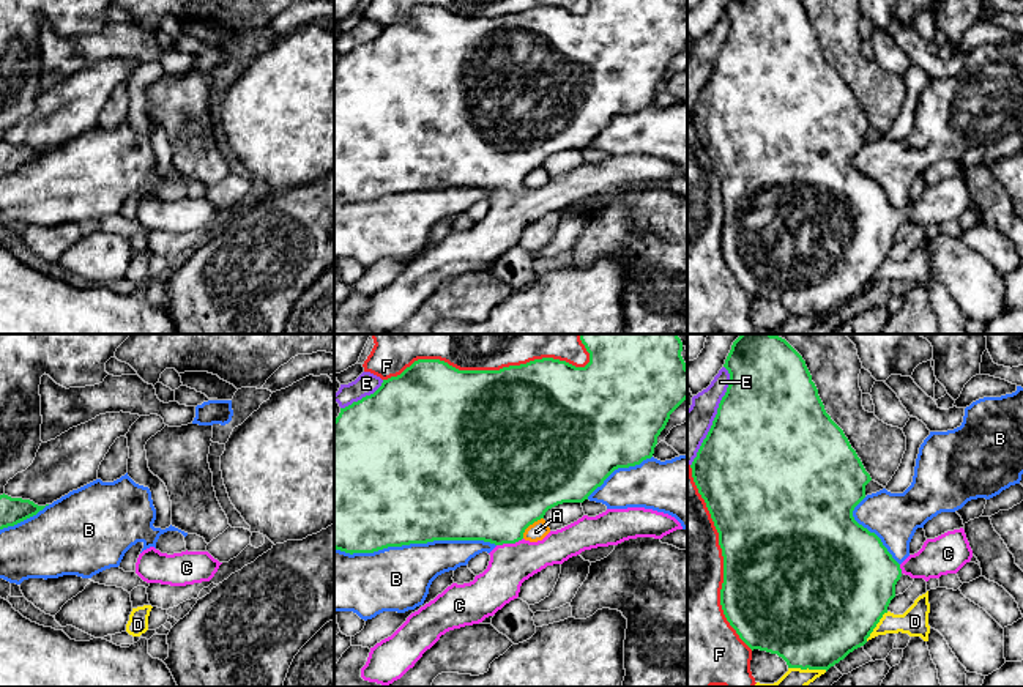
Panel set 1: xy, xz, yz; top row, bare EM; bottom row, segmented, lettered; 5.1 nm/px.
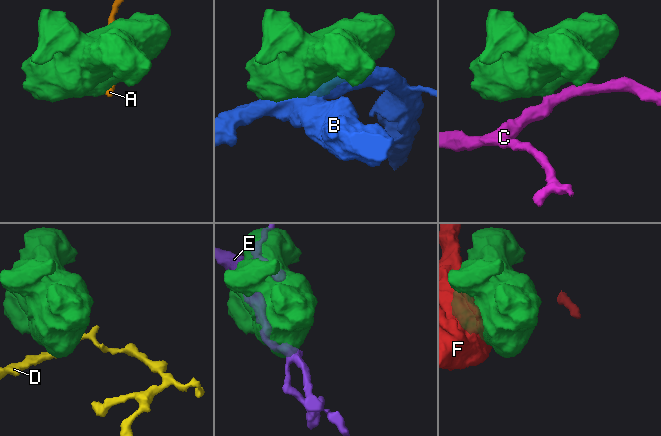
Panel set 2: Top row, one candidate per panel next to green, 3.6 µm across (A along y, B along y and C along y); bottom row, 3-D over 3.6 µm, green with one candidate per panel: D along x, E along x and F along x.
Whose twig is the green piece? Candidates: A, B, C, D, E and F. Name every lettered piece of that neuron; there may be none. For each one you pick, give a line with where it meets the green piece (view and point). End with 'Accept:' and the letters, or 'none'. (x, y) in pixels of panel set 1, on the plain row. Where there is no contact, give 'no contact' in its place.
C: contact xz (509, 189)
Accept: C

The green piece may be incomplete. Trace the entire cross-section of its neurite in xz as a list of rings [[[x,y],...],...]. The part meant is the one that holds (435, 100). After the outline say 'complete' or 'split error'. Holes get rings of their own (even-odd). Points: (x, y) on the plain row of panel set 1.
[[[590,0],[590,9],[585,14],[575,14],[566,8],[542,5],[520,13],[509,13],[500,17],[459,17],[440,6],[418,6],[400,22],[383,27],[381,33],[370,43],[363,44],[352,52],[340,55],[334,66],[334,195],[345,200],[374,200],[388,194],[402,194],[410,191],[427,191],[433,188],[484,188],[497,194],[489,200],[487,216],[476,222],[473,228],[452,230],[433,247],[411,260],[407,268],[388,285],[370,295],[366,312],[361,315],[361,325],[369,329],[388,334],[400,326],[422,301],[430,296],[441,282],[449,277],[482,269],[493,263],[506,251],[519,244],[525,227],[541,219],[547,213],[563,211],[585,197],[618,192],[629,186],[664,183],[683,176],[681,170],[664,159],[645,154],[607,156],[605,159],[588,164],[550,178],[542,188],[530,189],[523,186],[525,176],[534,169],[544,165],[545,159],[563,150],[583,150],[604,131],[604,128],[618,115],[640,112],[651,106],[657,91],[657,84],[665,76],[670,61],[687,46],[687,14],[681,0]]]; split error

